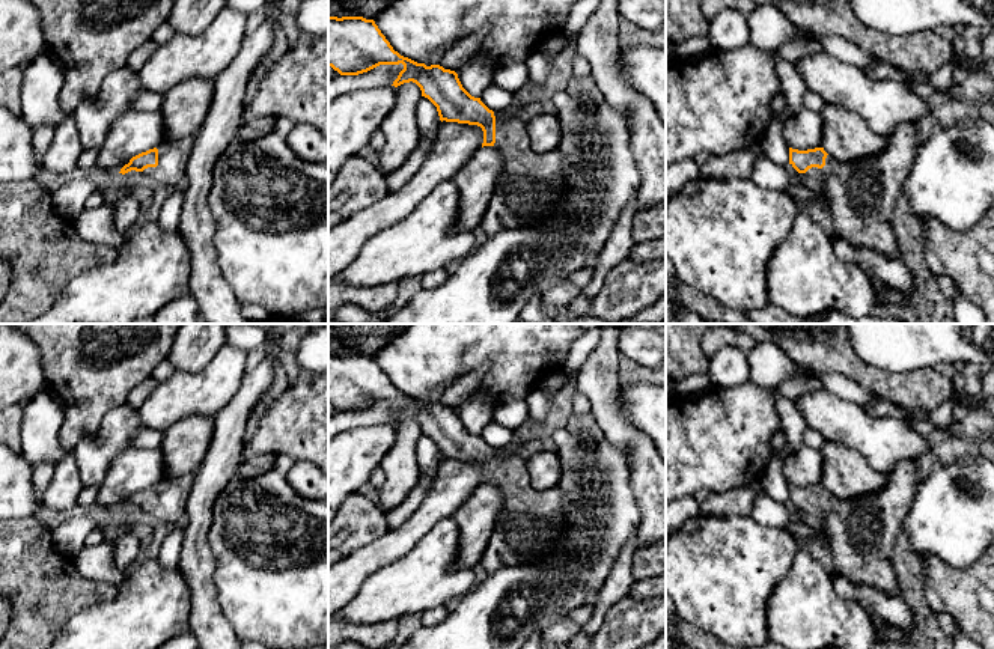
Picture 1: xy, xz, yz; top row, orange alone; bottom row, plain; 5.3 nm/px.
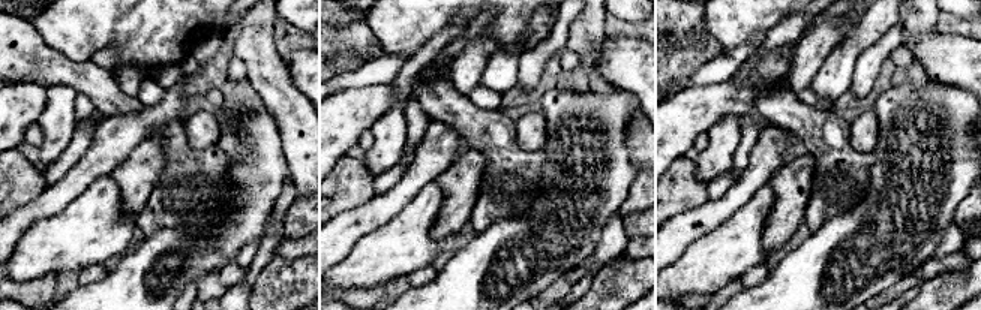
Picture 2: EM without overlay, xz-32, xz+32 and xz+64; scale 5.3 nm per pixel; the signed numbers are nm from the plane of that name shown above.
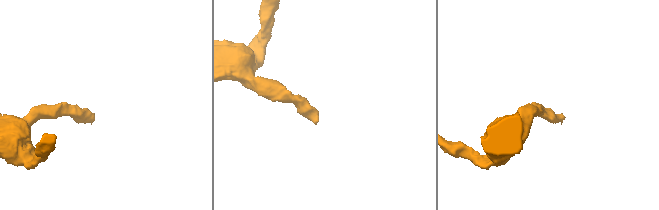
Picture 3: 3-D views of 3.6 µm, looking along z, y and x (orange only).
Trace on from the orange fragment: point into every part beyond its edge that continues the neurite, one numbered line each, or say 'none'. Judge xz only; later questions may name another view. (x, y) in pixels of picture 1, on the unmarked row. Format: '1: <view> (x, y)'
1: xz (530, 521)

